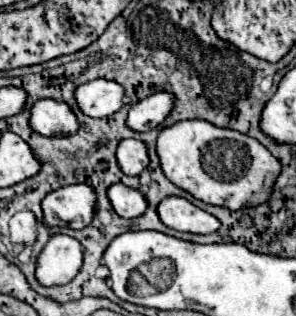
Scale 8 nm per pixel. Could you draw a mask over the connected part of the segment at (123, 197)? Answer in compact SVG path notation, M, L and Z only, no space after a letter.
M116 183L108 189L108 197L112 201L112 207L114 211L120 215L120 217L126 217L126 219L132 219L132 217L140 217L146 207L148 207L148 199L138 191L138 189L132 189L132 187L126 187L124 183Z

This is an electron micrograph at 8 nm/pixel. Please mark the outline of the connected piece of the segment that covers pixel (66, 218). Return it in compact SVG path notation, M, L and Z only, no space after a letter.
M86 183L60 187L42 201L44 221L48 225L84 229L90 225L96 211L96 191Z

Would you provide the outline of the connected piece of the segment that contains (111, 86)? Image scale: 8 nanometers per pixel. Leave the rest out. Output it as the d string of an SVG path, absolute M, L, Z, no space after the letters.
M94 79L76 89L76 101L80 109L90 117L114 115L124 105L122 97L124 87L108 79Z

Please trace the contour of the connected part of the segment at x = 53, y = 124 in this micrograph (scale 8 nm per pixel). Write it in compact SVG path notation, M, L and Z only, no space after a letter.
M40 99L30 109L30 127L46 137L72 135L80 129L76 113L70 105L56 99Z

